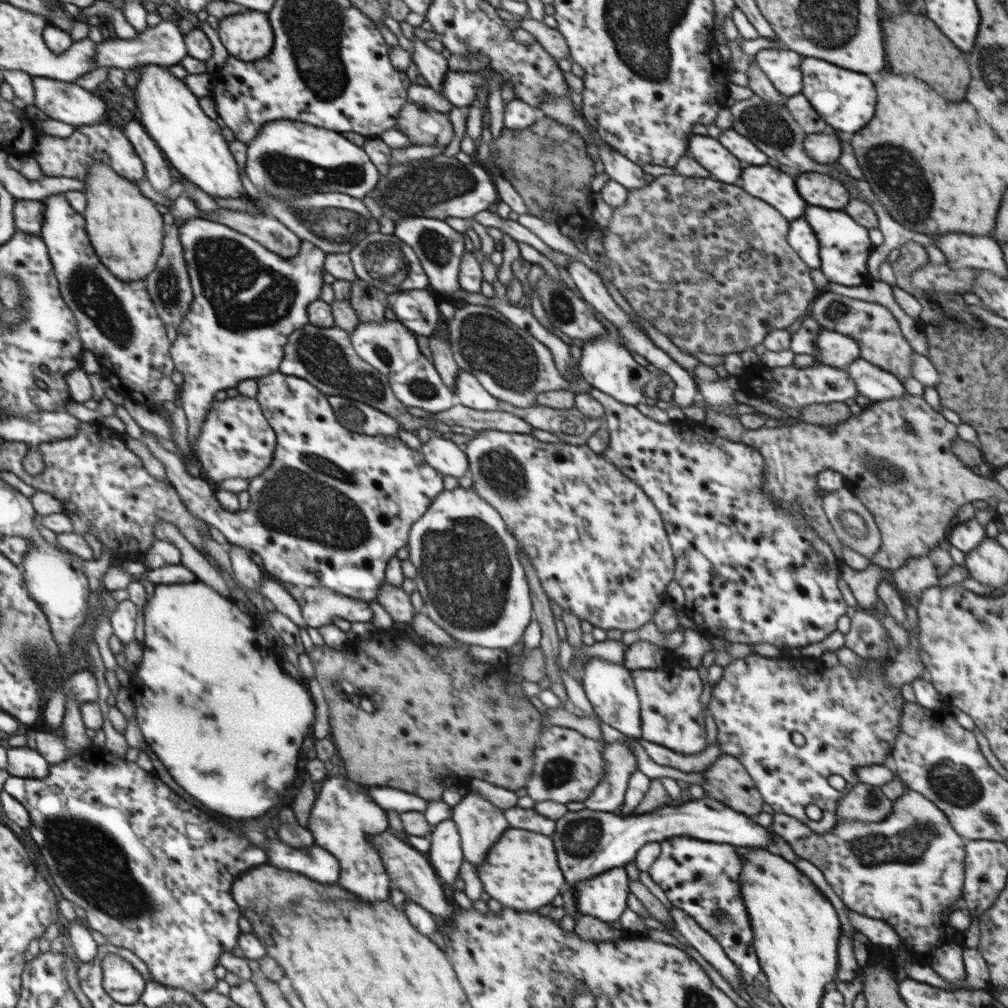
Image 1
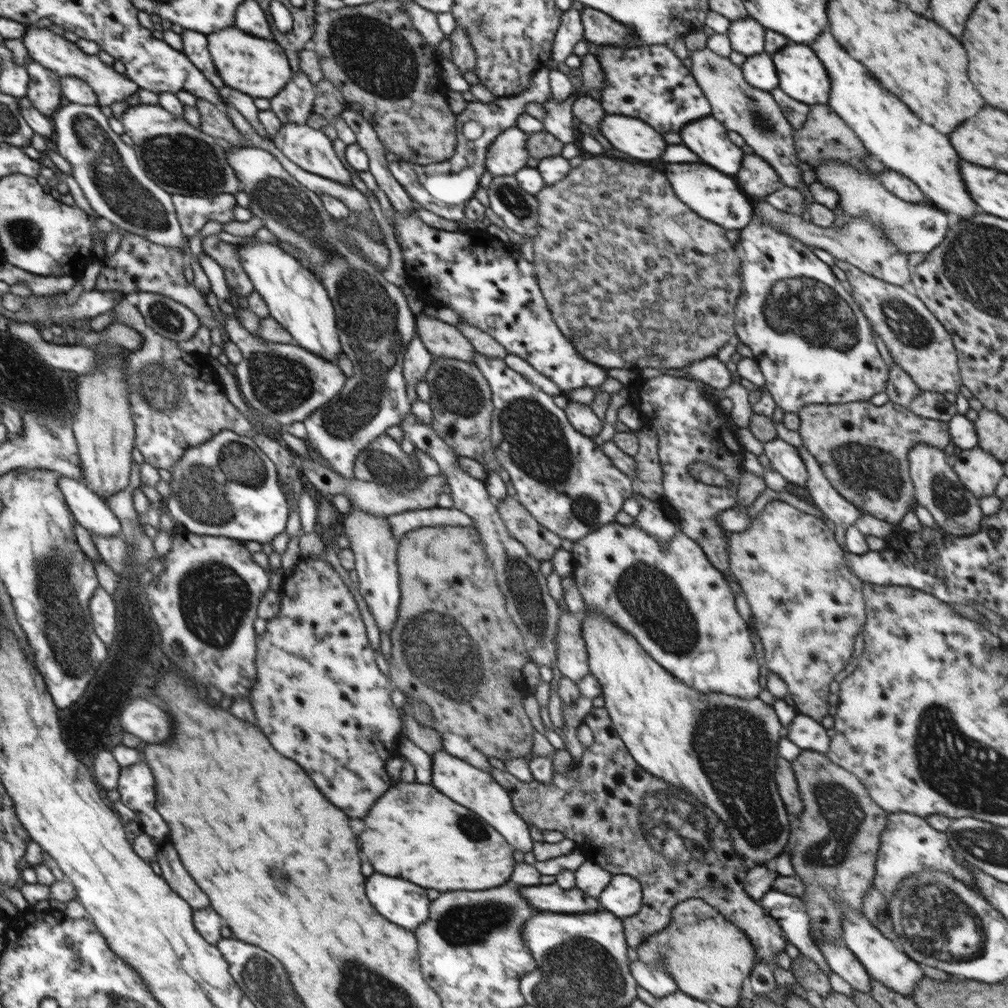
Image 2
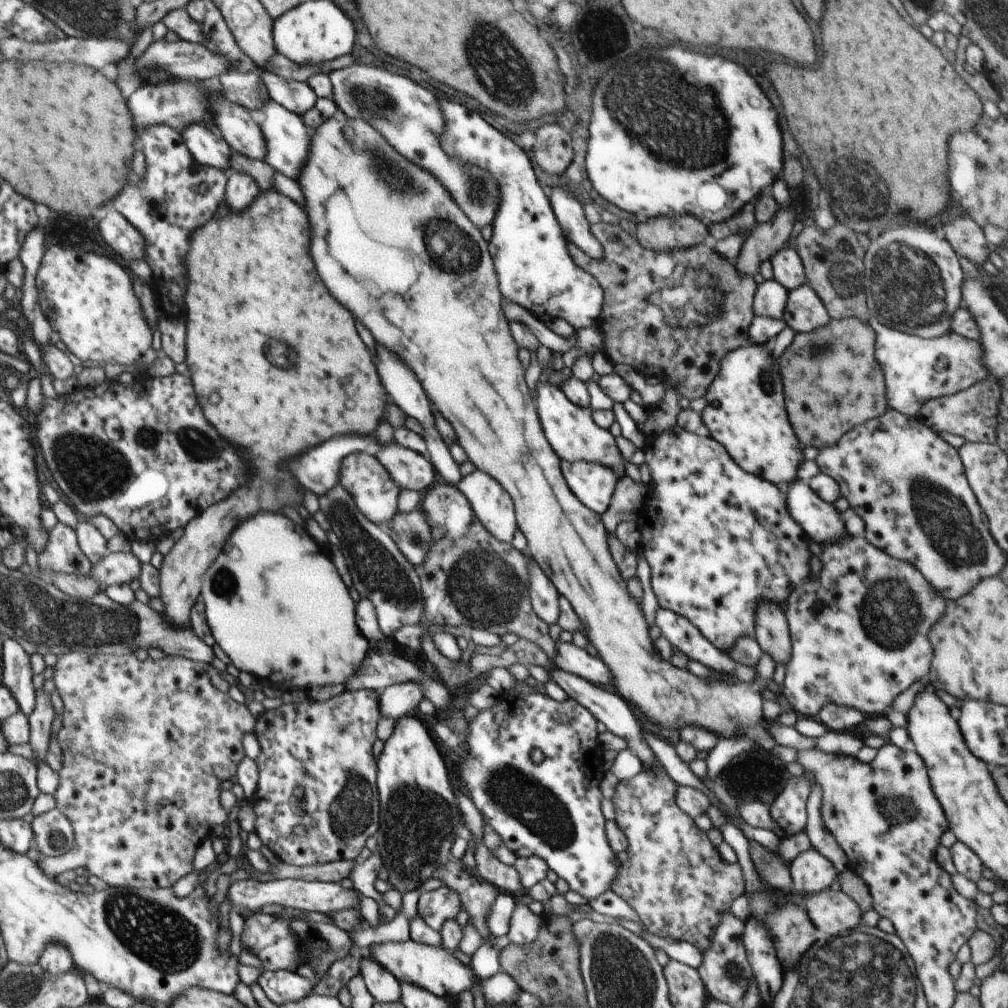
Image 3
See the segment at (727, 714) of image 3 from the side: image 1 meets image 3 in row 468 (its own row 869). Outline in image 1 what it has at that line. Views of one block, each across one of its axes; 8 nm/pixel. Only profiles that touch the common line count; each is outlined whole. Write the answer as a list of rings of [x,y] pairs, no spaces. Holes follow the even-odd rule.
[[[510,827],[510,830],[504,832],[504,836],[494,844],[494,850],[488,852],[484,864],[476,868],[476,872],[491,898],[498,900],[503,906],[520,911],[534,912],[551,904],[565,886],[552,840],[544,834],[518,828]]]

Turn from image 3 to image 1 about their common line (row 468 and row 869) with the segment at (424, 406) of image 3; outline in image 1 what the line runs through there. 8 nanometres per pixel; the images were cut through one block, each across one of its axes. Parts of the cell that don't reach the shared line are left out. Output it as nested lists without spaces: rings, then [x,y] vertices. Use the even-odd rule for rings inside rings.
[[[452,819],[442,820],[431,830],[431,847],[425,854],[440,881],[452,884],[463,863],[461,837]]]

